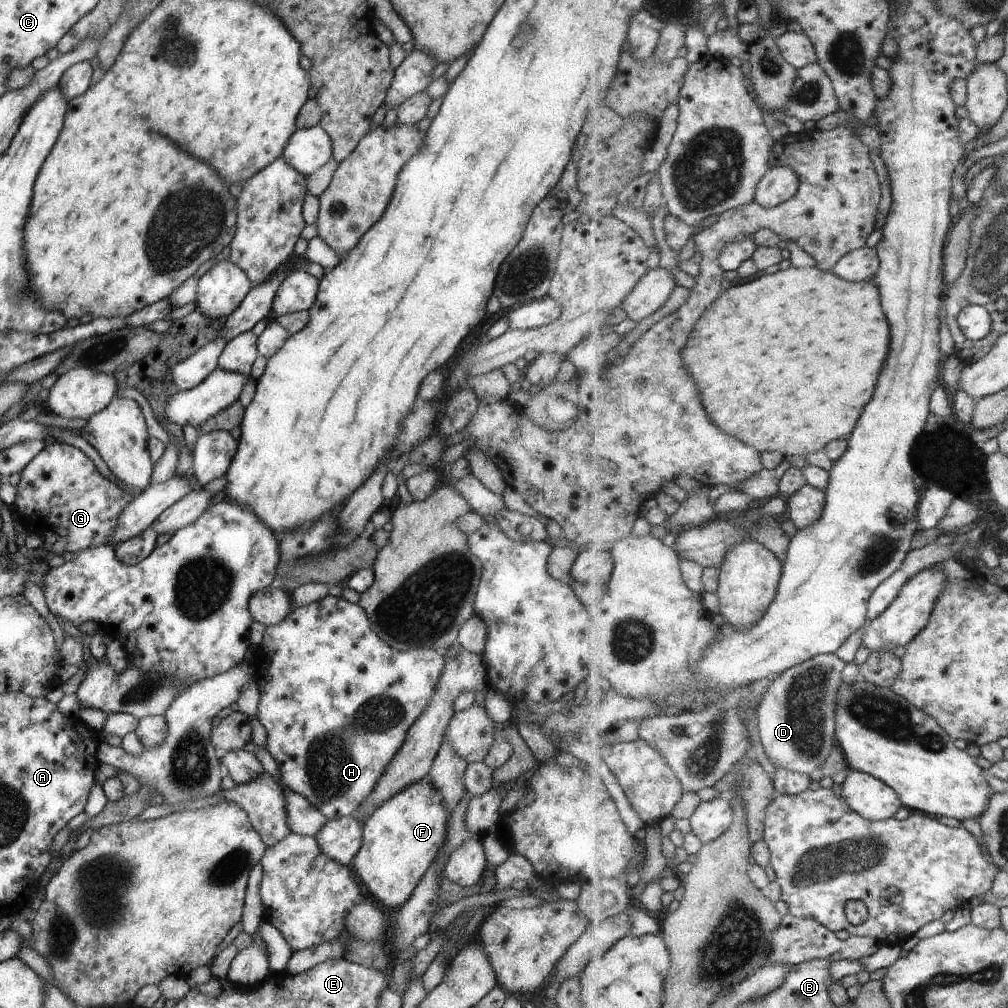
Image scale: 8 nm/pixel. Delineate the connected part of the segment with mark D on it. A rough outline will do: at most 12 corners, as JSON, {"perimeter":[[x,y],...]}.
{"perimeter":[[837,654],[786,670],[756,721],[777,770],[808,775],[837,746]]}

